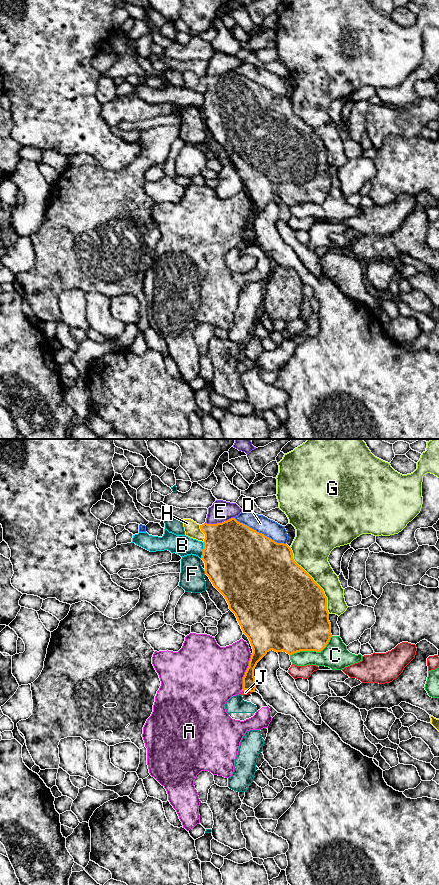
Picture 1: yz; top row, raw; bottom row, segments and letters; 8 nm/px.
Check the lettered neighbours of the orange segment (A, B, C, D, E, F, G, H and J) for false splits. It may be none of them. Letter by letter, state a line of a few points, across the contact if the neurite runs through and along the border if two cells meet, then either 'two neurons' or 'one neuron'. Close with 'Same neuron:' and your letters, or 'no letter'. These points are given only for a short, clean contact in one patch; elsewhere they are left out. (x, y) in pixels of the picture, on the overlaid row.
A: two neurons
B: two neurons
C: two neurons
D: two neurons
E: two neurons
F: two neurons
G: two neurons
H: two neurons
J: line yz (242, 690), (251, 692); two neurons
Same neuron: no letter

